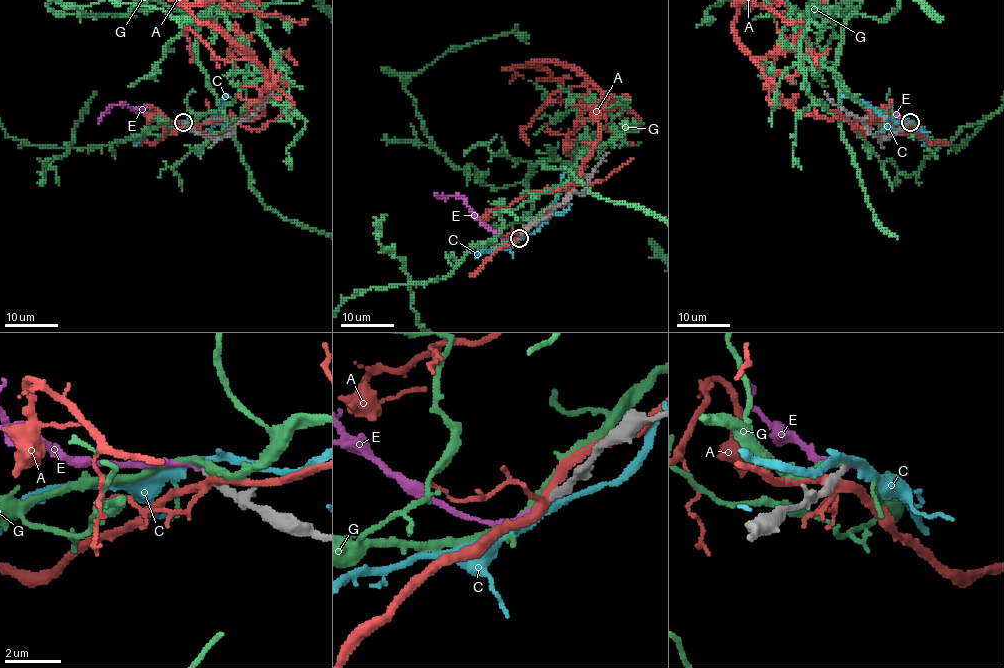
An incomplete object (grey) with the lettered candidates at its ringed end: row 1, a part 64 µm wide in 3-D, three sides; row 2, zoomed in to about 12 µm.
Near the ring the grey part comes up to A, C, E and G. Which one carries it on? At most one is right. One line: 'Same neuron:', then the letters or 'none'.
Same neuron: E

